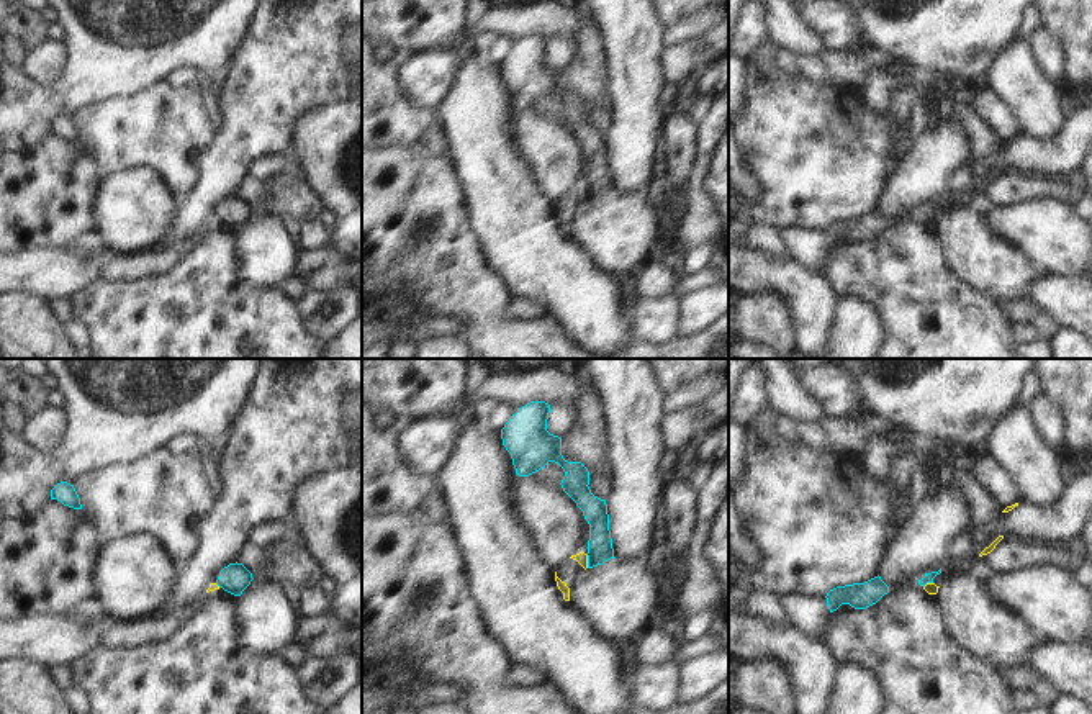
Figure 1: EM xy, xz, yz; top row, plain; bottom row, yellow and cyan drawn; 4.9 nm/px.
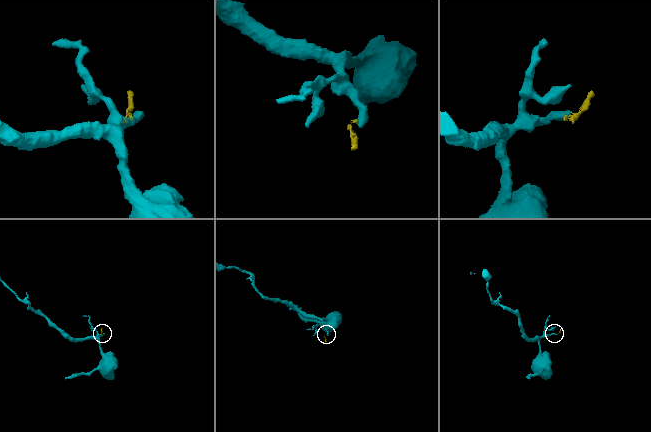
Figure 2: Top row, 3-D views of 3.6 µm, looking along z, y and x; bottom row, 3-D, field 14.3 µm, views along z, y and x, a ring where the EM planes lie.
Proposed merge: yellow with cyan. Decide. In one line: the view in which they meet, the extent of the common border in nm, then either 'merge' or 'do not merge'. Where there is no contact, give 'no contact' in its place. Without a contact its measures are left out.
xz | 70 nm | do not merge

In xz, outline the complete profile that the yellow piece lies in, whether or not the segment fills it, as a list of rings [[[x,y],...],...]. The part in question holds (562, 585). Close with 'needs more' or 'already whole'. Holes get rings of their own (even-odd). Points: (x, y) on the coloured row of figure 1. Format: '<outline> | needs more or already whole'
[[[580,552],[571,555],[566,562],[555,568],[555,581],[563,593],[563,599],[570,601],[570,590],[573,588],[578,575],[588,568],[588,555]]] | needs more

